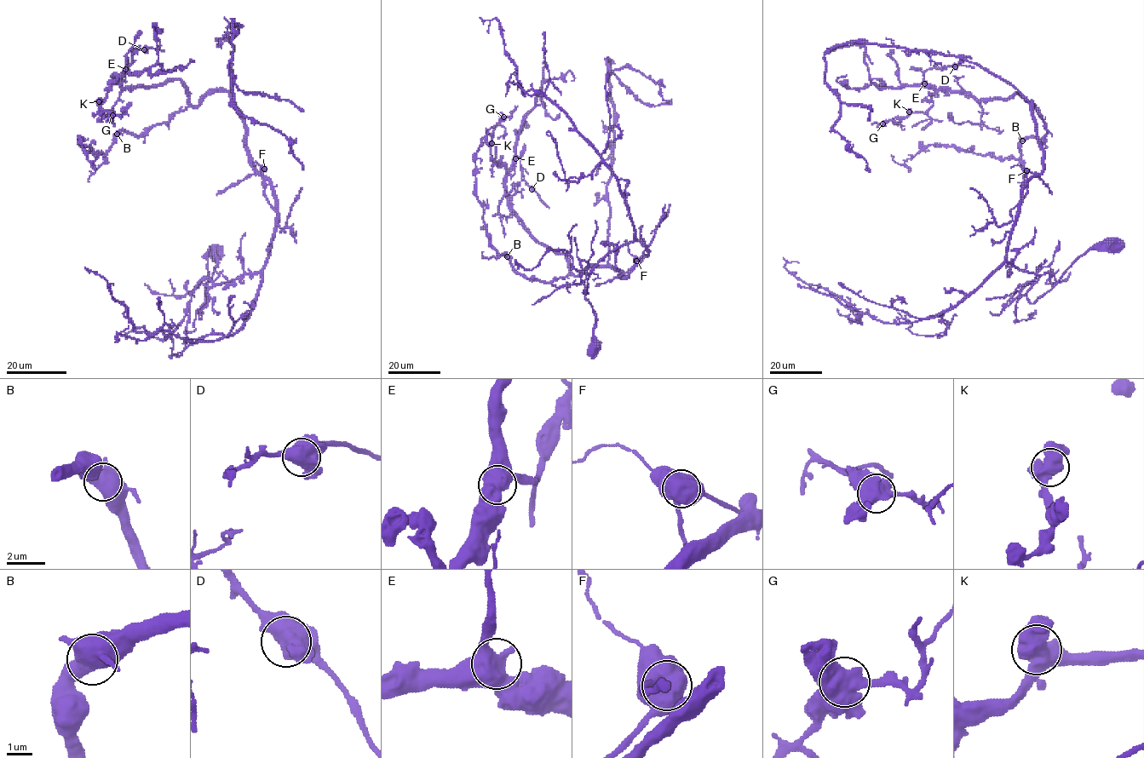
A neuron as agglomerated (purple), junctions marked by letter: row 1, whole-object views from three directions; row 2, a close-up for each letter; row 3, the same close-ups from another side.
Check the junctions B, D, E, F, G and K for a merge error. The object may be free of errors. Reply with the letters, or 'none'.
F

